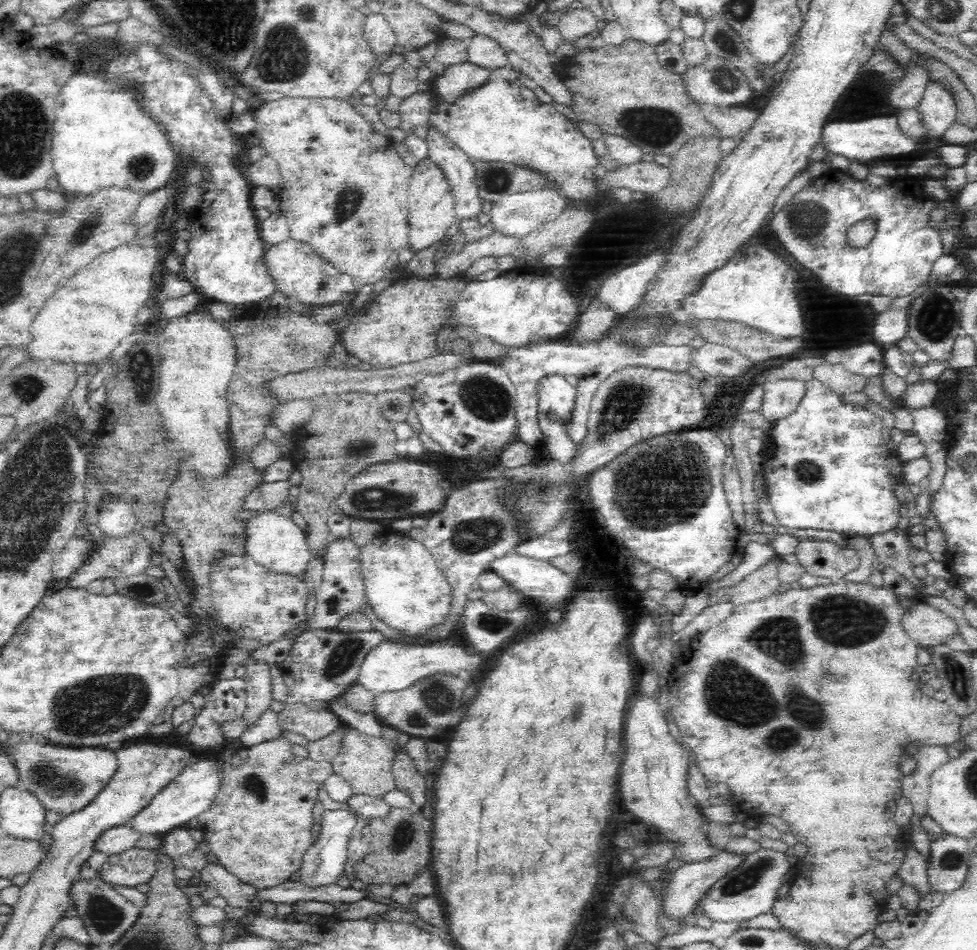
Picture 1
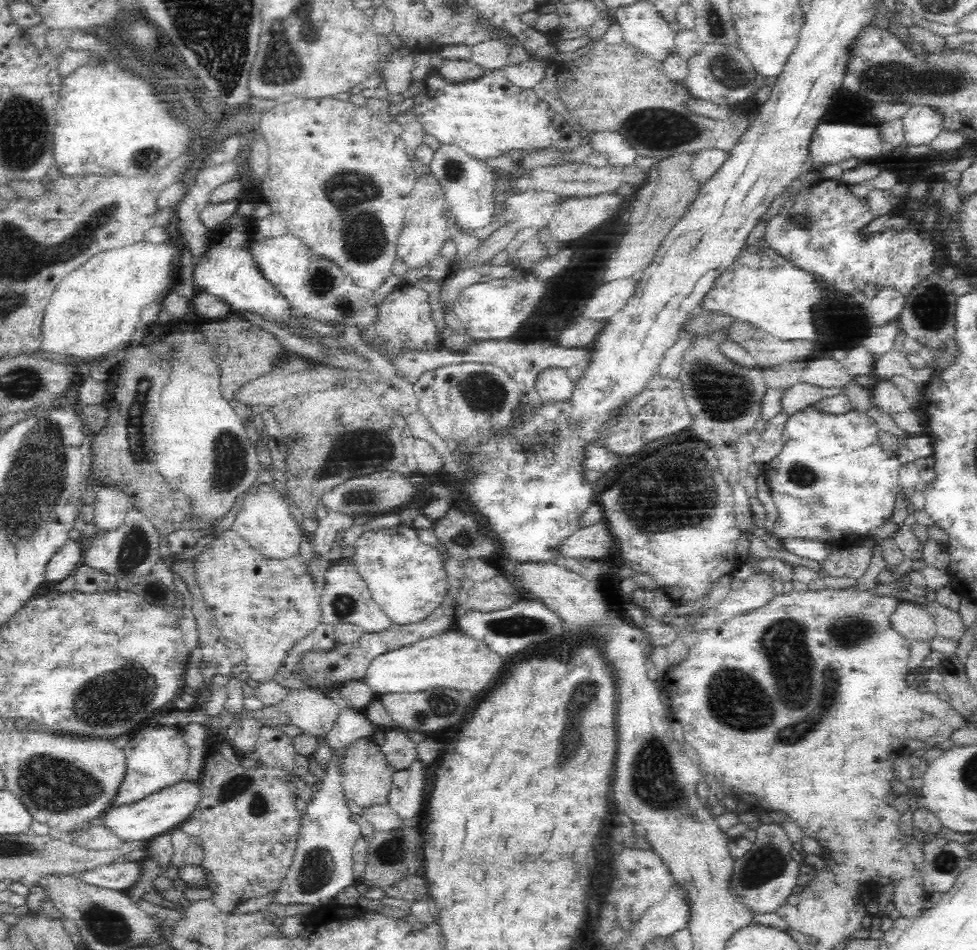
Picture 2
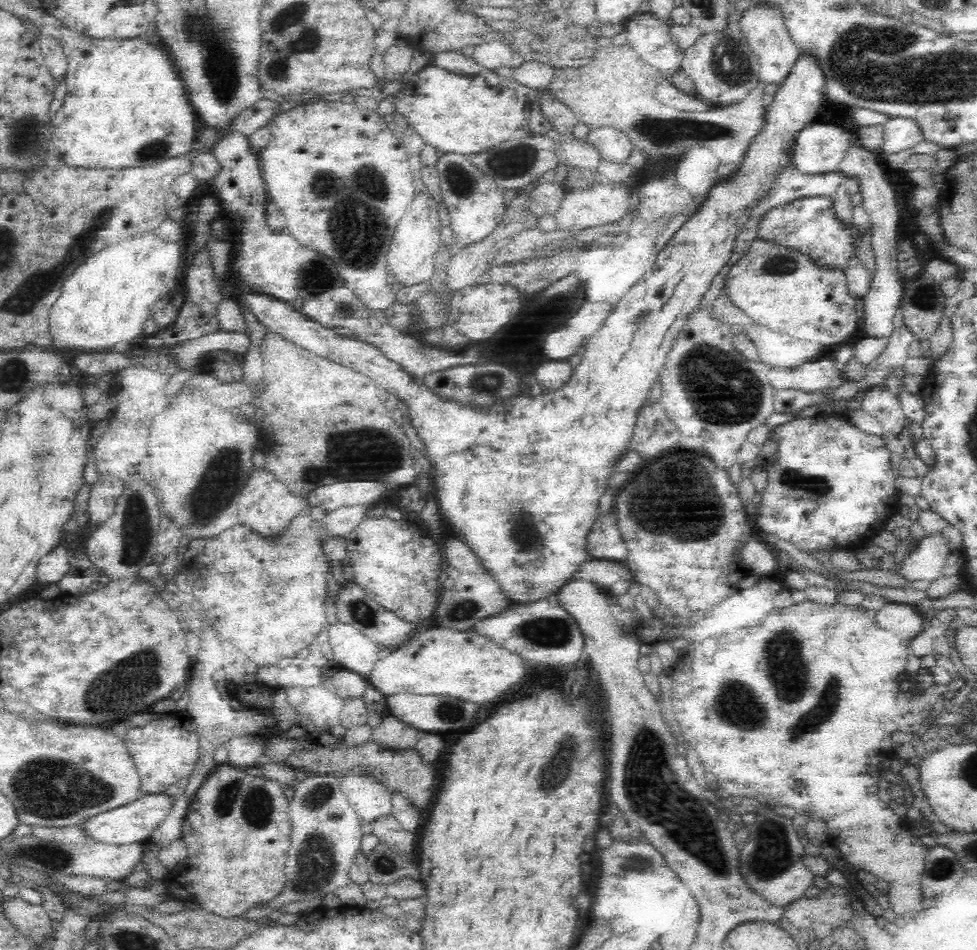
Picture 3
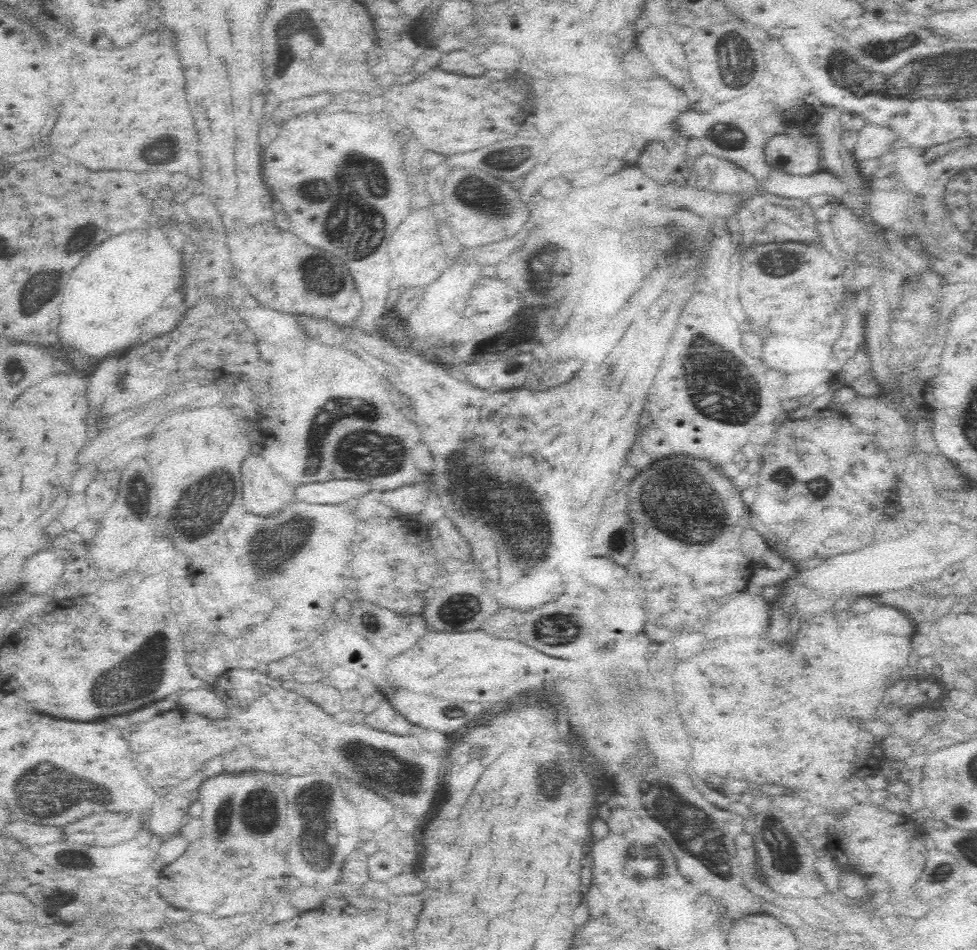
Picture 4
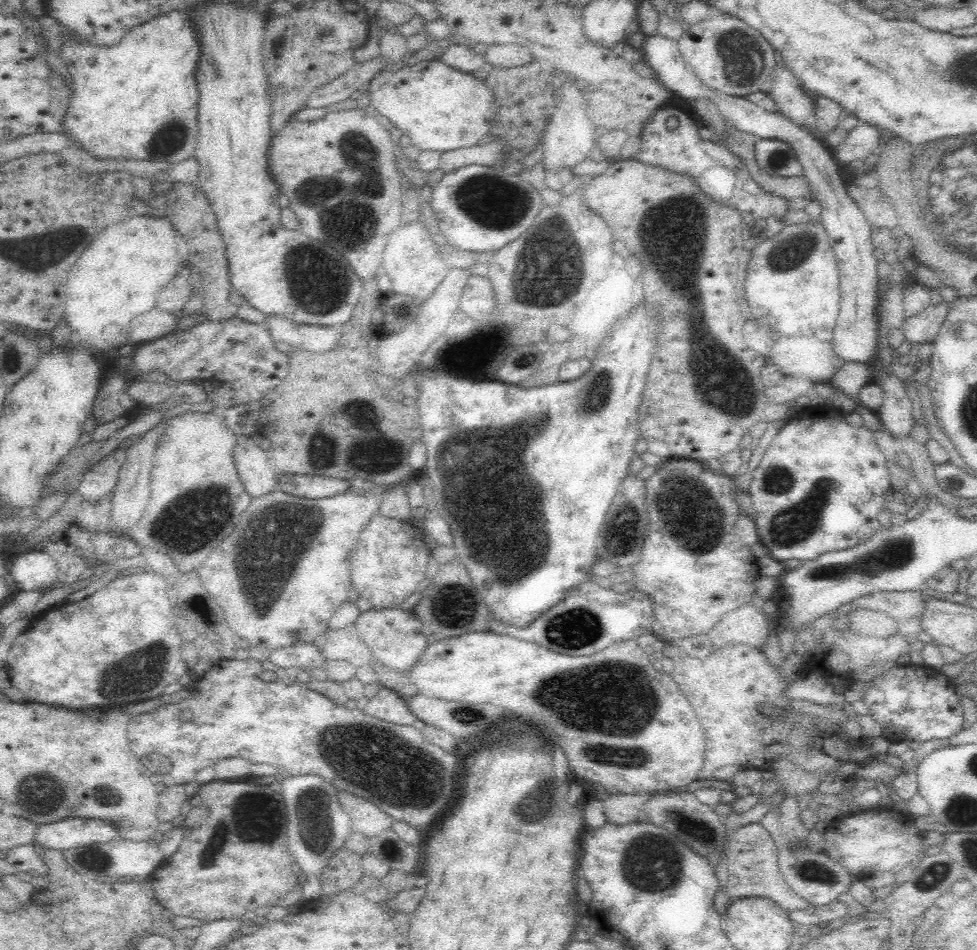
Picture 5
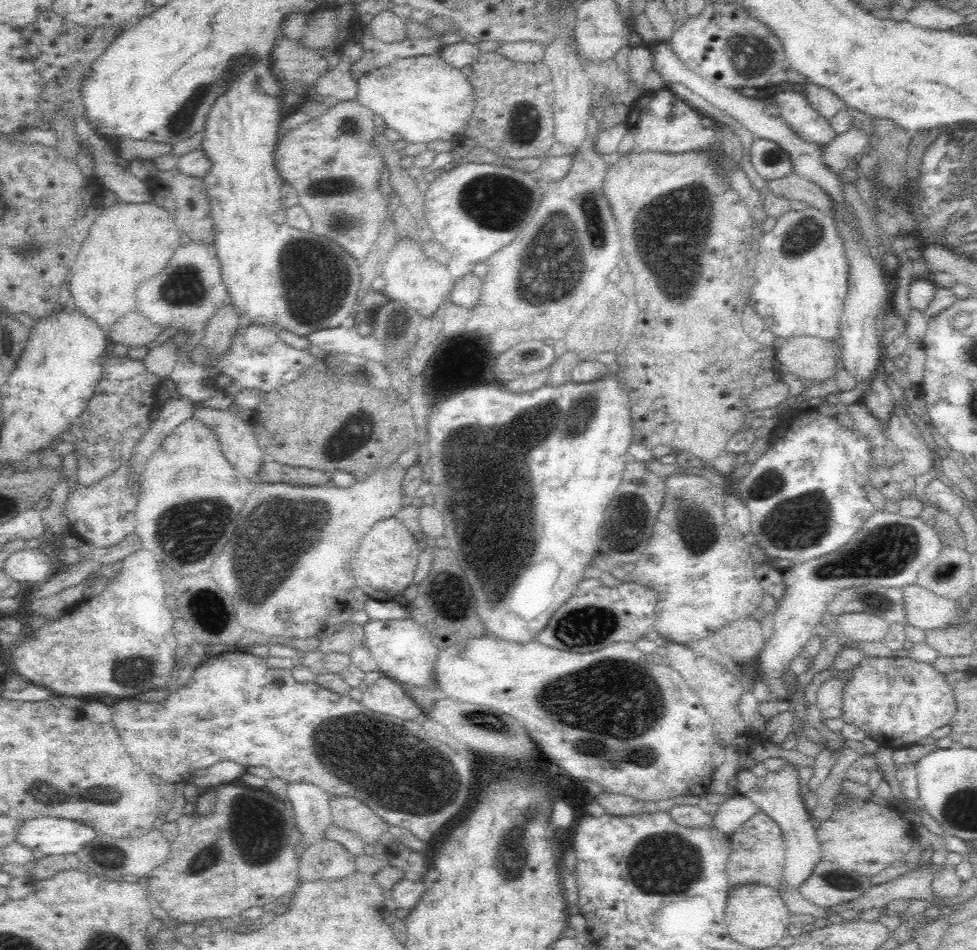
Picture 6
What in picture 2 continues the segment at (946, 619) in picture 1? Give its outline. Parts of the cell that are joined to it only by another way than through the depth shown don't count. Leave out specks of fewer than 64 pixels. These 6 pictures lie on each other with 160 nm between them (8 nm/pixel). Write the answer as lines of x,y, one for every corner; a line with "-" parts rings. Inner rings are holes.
909,598
896,605
895,612
890,614
890,625
898,635
908,642
928,640
936,636
936,625
922,603

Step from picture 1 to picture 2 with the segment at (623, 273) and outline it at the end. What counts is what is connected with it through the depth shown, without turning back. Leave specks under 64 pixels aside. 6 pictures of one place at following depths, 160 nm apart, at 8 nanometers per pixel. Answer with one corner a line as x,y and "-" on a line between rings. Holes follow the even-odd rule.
636,272
634,277
599,286
585,304
581,317
602,323
607,321
634,294
640,276
641,273

